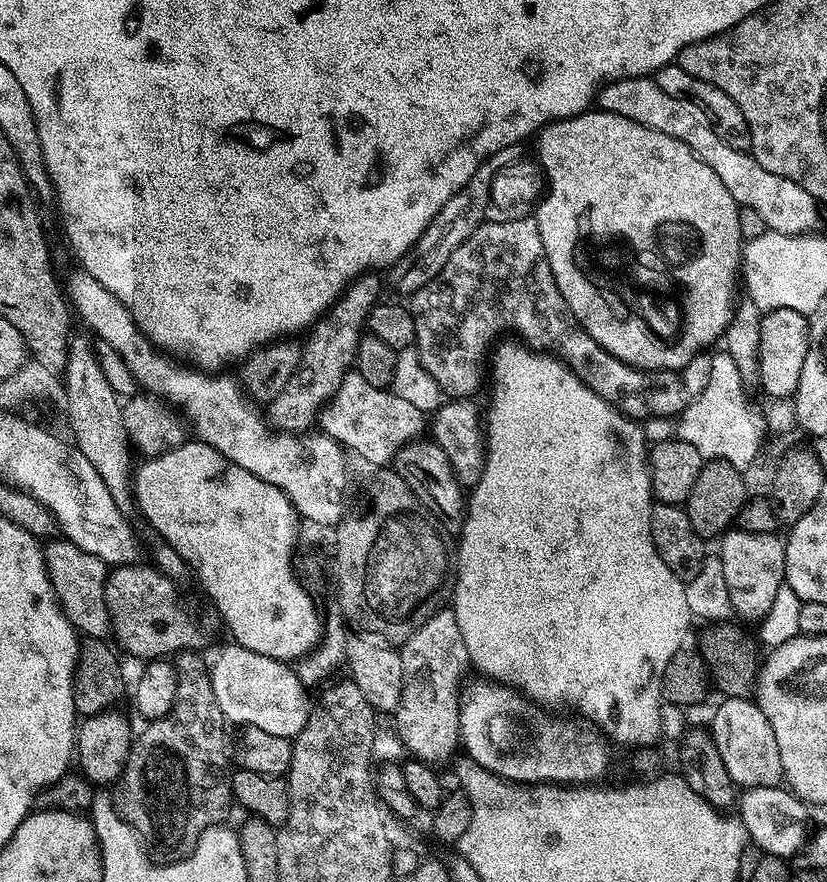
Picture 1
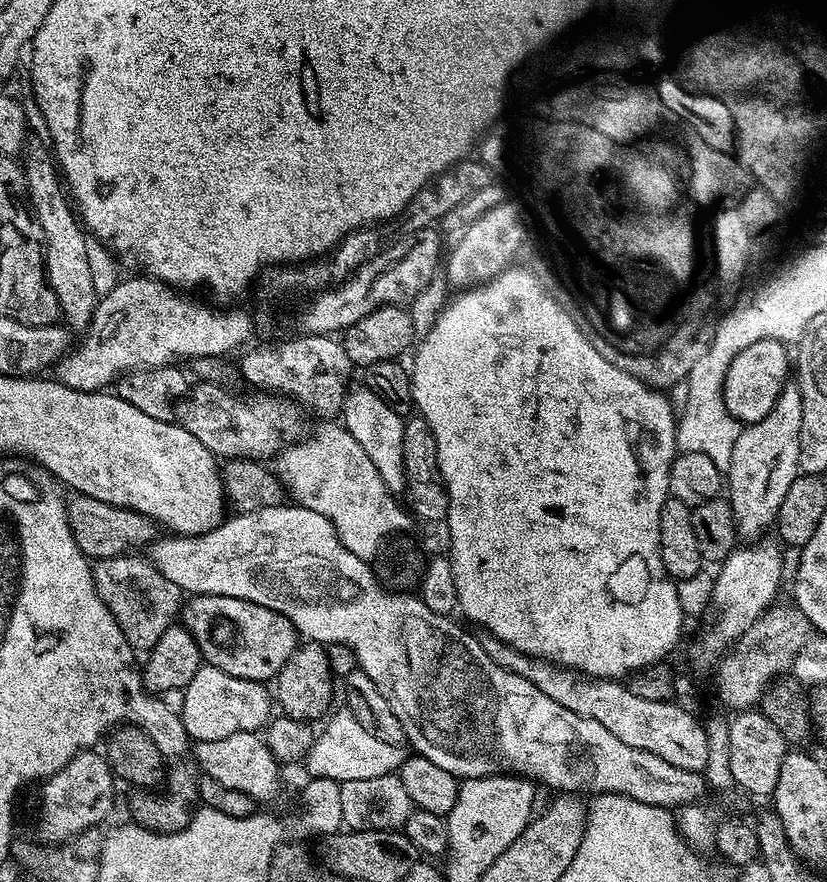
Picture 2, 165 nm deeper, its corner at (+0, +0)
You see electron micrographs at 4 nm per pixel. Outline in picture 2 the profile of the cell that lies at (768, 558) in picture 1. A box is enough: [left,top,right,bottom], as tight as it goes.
[726,382,803,541]

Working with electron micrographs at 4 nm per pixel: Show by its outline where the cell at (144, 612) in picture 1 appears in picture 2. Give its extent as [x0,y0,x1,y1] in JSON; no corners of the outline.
[179,594,298,681]

